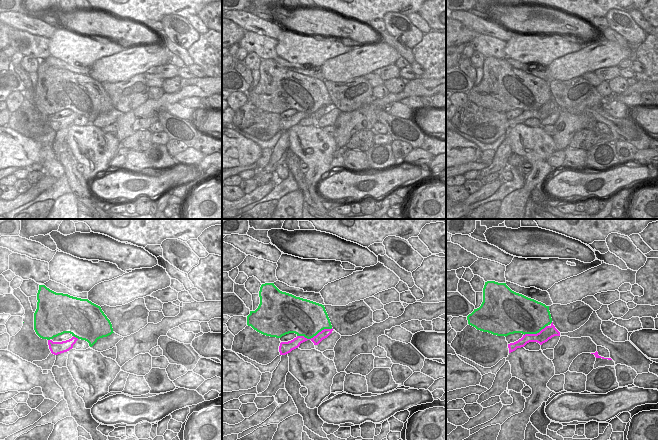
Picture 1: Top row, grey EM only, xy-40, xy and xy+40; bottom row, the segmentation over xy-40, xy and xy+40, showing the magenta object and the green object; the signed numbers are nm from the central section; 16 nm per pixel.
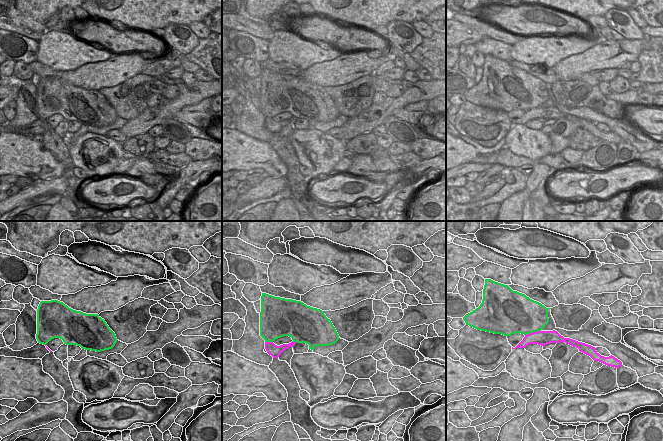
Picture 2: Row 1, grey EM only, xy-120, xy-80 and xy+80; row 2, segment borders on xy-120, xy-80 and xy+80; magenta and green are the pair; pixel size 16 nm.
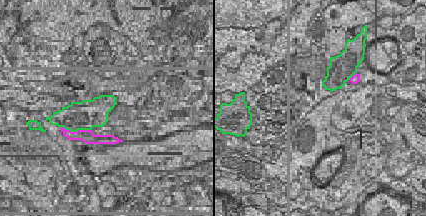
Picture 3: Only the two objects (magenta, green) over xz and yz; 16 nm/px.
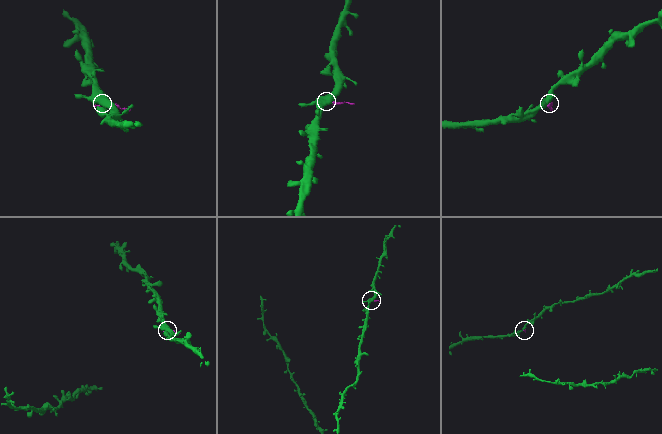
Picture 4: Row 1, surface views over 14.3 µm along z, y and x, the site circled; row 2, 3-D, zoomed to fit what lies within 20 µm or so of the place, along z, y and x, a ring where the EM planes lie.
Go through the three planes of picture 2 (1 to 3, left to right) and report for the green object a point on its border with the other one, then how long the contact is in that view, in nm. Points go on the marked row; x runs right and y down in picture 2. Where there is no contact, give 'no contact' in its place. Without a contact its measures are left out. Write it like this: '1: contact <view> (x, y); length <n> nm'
1: no contact
2: contact xy-80 (269, 342); length 130 nm
3: contact xy+80 (533, 332); length 260 nm

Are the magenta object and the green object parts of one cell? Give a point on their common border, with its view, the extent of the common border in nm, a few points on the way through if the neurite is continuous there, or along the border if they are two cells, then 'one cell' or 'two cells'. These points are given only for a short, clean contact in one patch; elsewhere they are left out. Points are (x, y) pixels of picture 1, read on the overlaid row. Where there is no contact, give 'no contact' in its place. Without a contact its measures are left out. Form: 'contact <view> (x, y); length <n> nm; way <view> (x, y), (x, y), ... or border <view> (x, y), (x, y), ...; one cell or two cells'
contact xy (314, 336); length 600 nm; two cells

